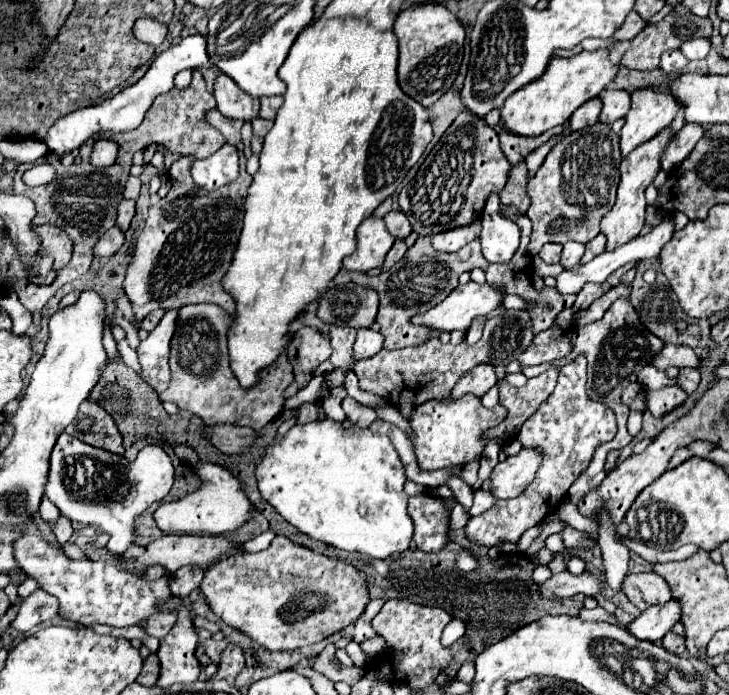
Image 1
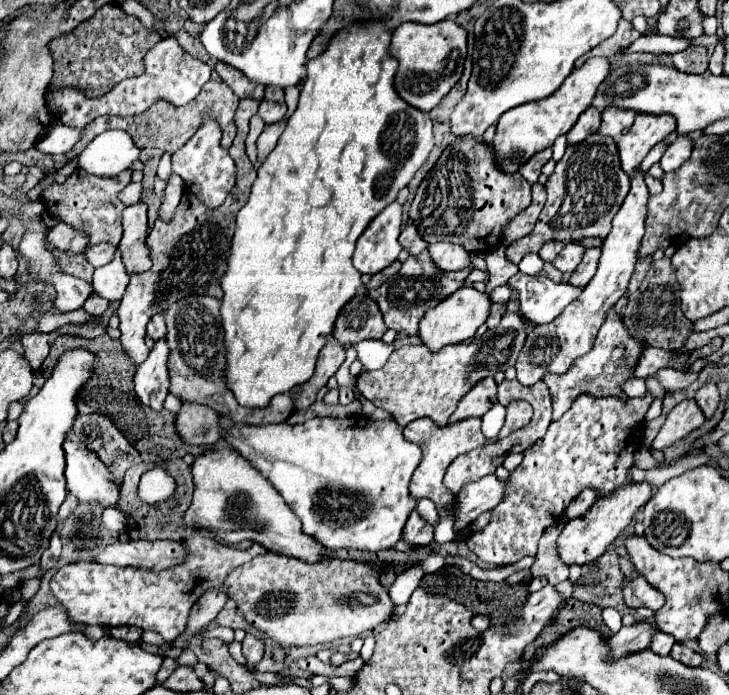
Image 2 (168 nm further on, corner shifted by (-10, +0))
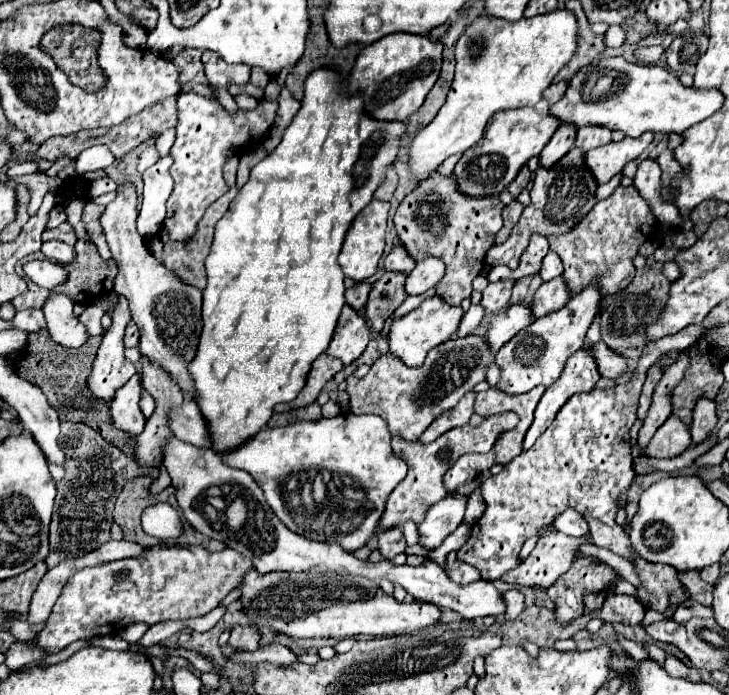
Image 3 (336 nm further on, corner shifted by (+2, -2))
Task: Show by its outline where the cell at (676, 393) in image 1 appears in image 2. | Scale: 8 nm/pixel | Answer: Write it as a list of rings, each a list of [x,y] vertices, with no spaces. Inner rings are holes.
[[[684,400],[678,406],[672,408],[672,412],[668,414],[664,426],[660,428],[658,436],[654,438],[652,446],[648,448],[652,450],[666,450],[670,446],[674,446],[676,442],[680,442],[682,438],[686,438],[692,430],[700,428],[704,424],[704,414],[700,412],[698,404],[694,400]]]

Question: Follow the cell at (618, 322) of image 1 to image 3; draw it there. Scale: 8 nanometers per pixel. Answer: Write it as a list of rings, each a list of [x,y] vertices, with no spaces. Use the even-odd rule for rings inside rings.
[[[584,346],[576,354],[572,354],[572,358],[568,358],[562,376],[540,398],[534,412],[534,422],[524,440],[524,450],[528,450],[536,442],[536,438],[548,428],[548,424],[552,424],[556,412],[564,406],[568,398],[572,398],[578,392],[594,390],[598,380],[600,372],[596,366],[596,358],[592,350]]]

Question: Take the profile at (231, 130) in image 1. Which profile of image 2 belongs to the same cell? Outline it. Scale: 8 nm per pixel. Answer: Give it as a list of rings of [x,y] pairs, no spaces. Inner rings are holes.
[[[242,98],[240,106],[236,110],[238,132],[228,150],[236,162],[236,186],[228,194],[226,204],[222,204],[216,210],[208,210],[198,198],[186,194],[186,196],[182,196],[182,202],[176,210],[172,222],[166,224],[166,222],[158,220],[148,234],[146,244],[150,246],[150,258],[154,260],[154,266],[144,274],[130,276],[130,284],[128,284],[126,294],[118,308],[120,334],[122,334],[120,342],[122,342],[122,348],[128,356],[128,360],[132,360],[134,366],[140,366],[148,356],[148,348],[144,344],[144,334],[146,334],[146,324],[150,322],[150,318],[156,312],[162,312],[172,302],[176,302],[184,296],[190,296],[190,294],[206,294],[206,296],[222,298],[220,278],[224,276],[226,262],[220,262],[220,252],[224,252],[222,258],[228,256],[230,240],[234,234],[232,232],[234,218],[236,218],[238,210],[246,204],[252,182],[256,180],[256,170],[246,156],[244,140],[248,134],[248,120],[250,120],[250,116],[254,116],[258,112],[258,104],[260,104],[260,100]]]

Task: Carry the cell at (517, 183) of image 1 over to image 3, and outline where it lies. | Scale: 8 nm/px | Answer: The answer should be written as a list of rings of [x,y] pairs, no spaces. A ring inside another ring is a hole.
[[[518,200],[510,202],[510,204],[504,208],[504,214],[502,214],[504,226],[502,226],[502,230],[496,234],[496,244],[502,244],[502,242],[508,240],[508,236],[512,234],[512,228],[518,224],[518,220],[520,220],[520,216],[522,216],[522,210],[524,210],[524,204],[520,204]]]

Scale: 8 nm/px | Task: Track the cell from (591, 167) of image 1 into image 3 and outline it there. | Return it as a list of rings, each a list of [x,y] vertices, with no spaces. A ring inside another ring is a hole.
[[[572,148],[560,162],[556,162],[552,168],[540,166],[534,174],[534,186],[532,186],[532,202],[530,206],[524,208],[520,222],[512,230],[510,238],[504,244],[494,244],[488,254],[486,254],[486,264],[488,266],[498,266],[504,264],[508,268],[516,268],[518,260],[528,246],[530,236],[540,234],[540,236],[552,236],[552,234],[566,234],[572,230],[598,202],[596,198],[596,188],[598,182],[594,174],[588,170],[584,164],[584,150],[582,148]]]

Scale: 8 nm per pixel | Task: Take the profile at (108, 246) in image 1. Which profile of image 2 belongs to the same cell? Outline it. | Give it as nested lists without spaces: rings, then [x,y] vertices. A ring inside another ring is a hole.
[[[102,242],[102,244],[96,244],[96,246],[86,246],[82,254],[84,254],[86,262],[90,262],[94,268],[98,268],[98,266],[104,266],[104,264],[108,264],[112,260],[114,250],[116,248],[112,244]]]

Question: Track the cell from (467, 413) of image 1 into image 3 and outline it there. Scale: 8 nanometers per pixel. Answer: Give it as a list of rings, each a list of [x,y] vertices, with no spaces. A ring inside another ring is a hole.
[[[510,410],[510,412],[502,412],[502,414],[486,418],[478,428],[474,428],[470,424],[452,428],[430,444],[422,444],[418,440],[408,442],[400,436],[392,436],[392,450],[396,450],[396,454],[400,454],[408,462],[408,476],[388,496],[384,518],[380,520],[380,528],[402,526],[406,520],[422,522],[426,516],[426,510],[430,506],[434,506],[438,500],[442,500],[446,494],[444,484],[442,484],[444,470],[448,470],[448,466],[452,462],[456,462],[456,458],[460,458],[466,452],[490,452],[494,448],[496,440],[500,438],[500,434],[516,428],[518,422],[520,422],[520,416]]]

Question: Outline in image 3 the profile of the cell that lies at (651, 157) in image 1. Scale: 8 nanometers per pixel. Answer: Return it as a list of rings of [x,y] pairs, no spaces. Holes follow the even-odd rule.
[[[588,284],[584,286],[578,294],[574,294],[566,306],[560,310],[554,310],[546,314],[544,318],[538,318],[528,326],[526,330],[520,330],[516,336],[512,336],[498,352],[496,352],[496,364],[502,370],[500,382],[496,384],[500,390],[508,394],[524,394],[532,390],[538,384],[552,386],[558,376],[564,370],[566,360],[584,346],[586,332],[594,320],[594,316],[600,312],[600,296],[602,292],[598,290],[600,286]]]

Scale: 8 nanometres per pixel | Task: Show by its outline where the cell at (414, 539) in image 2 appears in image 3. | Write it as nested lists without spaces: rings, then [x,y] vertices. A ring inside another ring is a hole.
[[[388,528],[378,532],[378,550],[382,552],[384,558],[392,560],[396,554],[406,550],[406,540],[400,528]]]

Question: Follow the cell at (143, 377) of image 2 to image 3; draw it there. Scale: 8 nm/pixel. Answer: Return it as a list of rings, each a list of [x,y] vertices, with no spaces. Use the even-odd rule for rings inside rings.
[[[138,372],[120,390],[116,390],[114,402],[110,406],[112,422],[120,430],[124,430],[132,436],[138,436],[144,430],[144,424],[146,424],[146,418],[140,410],[142,390],[144,388],[142,388],[142,382],[140,382],[140,372]]]

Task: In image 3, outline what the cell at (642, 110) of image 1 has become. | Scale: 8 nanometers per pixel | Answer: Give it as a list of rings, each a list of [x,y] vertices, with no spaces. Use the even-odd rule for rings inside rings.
[[[644,132],[638,138],[622,138],[620,142],[608,142],[600,148],[588,150],[588,168],[592,170],[592,174],[596,174],[596,180],[600,184],[608,182],[612,176],[616,176],[618,172],[622,172],[622,168],[636,160],[646,148],[648,144],[654,140],[652,132]]]

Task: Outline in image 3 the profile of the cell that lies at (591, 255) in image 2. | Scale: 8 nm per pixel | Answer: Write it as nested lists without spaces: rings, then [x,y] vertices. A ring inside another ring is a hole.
[[[558,276],[550,282],[544,282],[536,296],[534,296],[534,302],[532,302],[532,312],[536,314],[536,318],[564,306],[564,302],[568,302],[570,298],[570,290],[568,290],[568,284],[566,284],[566,278]]]

